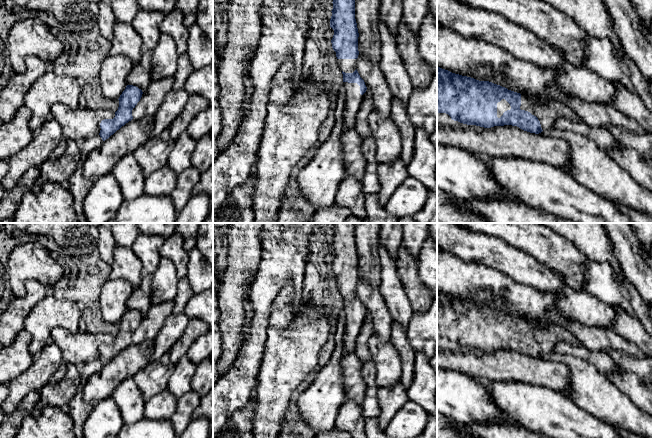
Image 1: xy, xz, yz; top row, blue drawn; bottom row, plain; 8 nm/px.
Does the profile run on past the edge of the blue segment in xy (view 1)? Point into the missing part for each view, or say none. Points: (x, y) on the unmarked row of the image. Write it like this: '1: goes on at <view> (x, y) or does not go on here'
1: does not go on here

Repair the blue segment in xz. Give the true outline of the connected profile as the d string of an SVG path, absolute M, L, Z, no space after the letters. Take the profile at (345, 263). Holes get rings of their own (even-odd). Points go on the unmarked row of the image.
M334 223L330 251L334 254L331 264L337 287L343 298L345 329L343 357L354 352L356 340L367 311L357 295L358 252L355 243L355 223Z

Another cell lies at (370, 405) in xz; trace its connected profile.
M372 360L362 367L362 377L366 383L366 393L362 406L362 414L366 418L378 417L380 406L377 398L378 386L376 384L376 368Z

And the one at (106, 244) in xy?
M100 223L98 226L99 237L97 239L97 248L101 260L108 265L112 265L114 249L117 246L112 234L110 223Z

